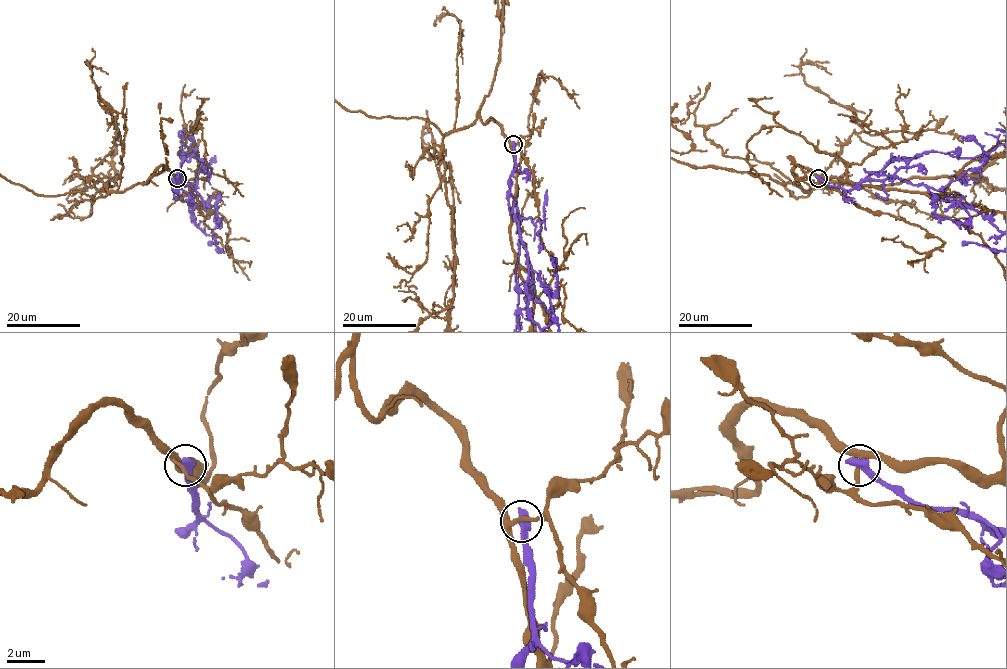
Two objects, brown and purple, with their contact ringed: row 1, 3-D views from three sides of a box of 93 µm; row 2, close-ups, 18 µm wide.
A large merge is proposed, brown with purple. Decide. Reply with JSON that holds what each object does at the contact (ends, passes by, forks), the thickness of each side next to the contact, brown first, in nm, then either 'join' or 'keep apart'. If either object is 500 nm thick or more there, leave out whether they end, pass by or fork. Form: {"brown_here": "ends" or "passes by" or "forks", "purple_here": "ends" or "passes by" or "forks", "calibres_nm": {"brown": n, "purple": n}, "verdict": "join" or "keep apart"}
{"calibres_nm": {"brown": 200, "purple": 550}, "verdict": "keep apart"}

